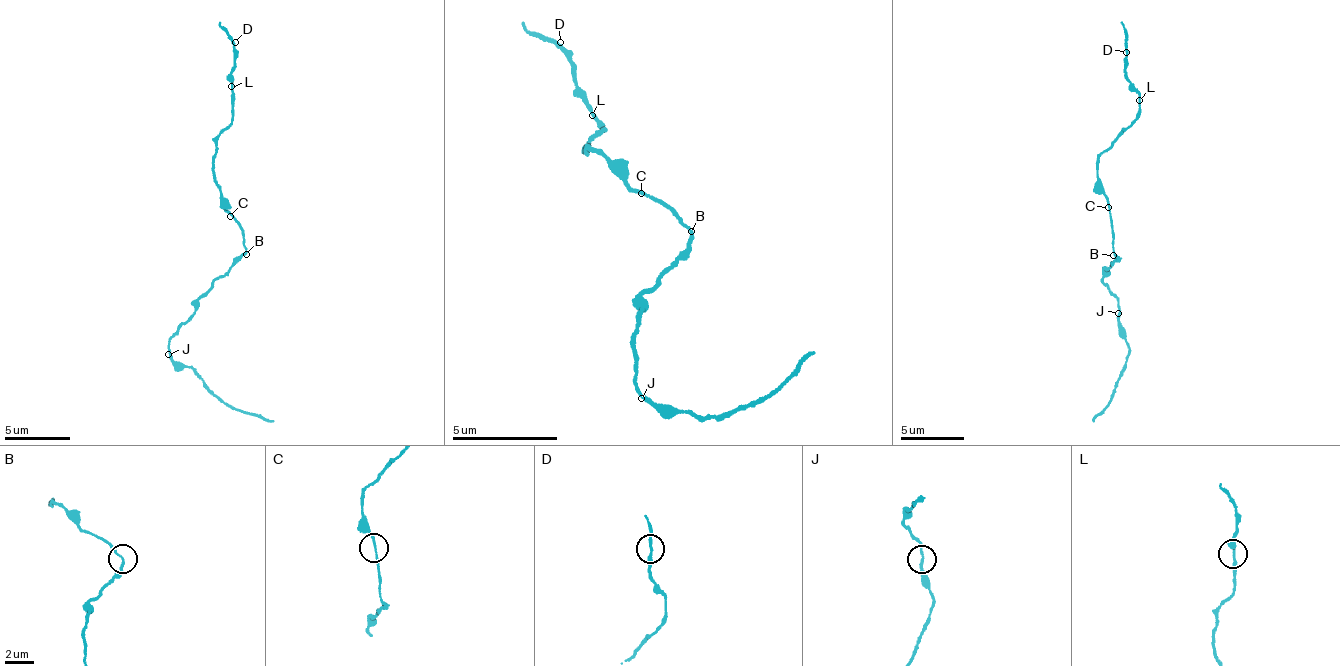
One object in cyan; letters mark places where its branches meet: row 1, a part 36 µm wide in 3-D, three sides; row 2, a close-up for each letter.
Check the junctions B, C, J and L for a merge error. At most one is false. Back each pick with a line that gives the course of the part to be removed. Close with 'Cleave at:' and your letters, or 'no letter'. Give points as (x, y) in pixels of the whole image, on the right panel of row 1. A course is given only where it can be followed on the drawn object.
Cleave at: no letter

